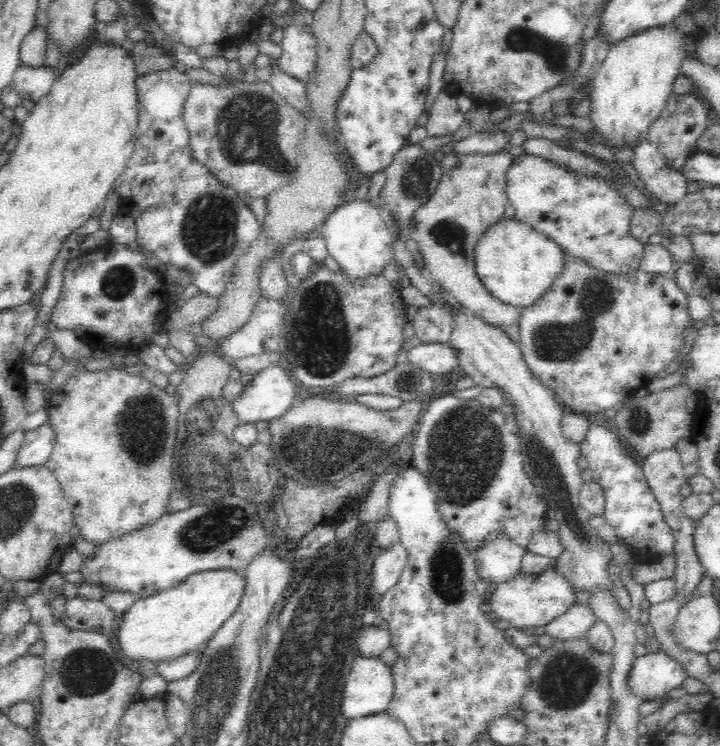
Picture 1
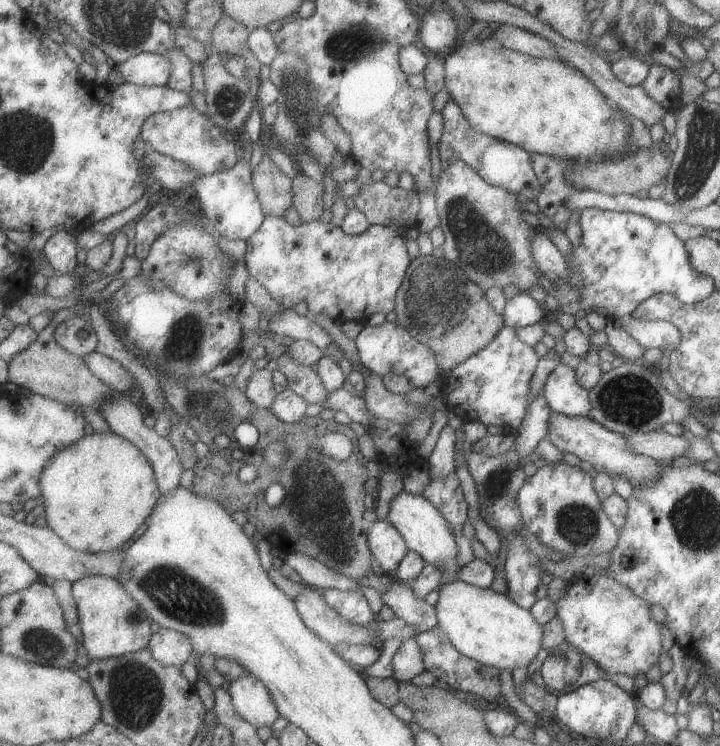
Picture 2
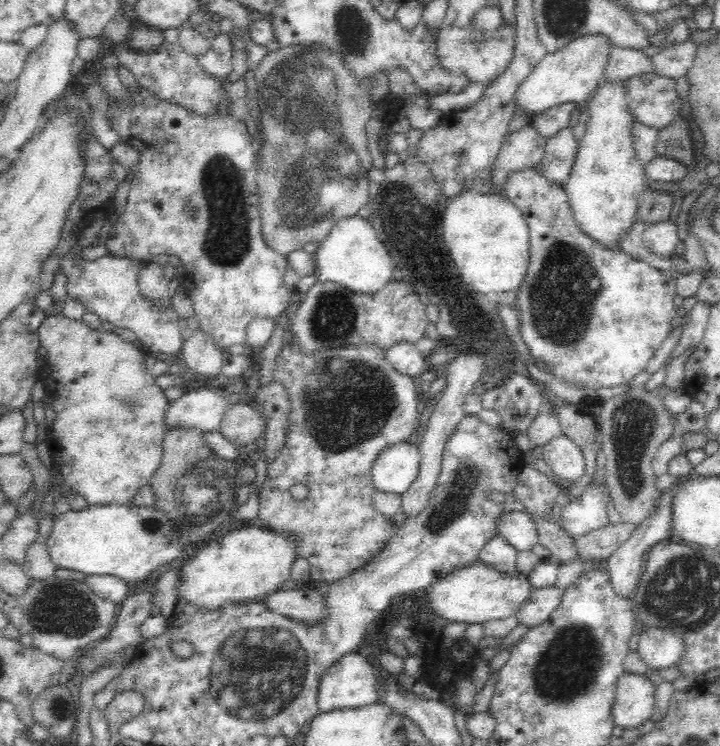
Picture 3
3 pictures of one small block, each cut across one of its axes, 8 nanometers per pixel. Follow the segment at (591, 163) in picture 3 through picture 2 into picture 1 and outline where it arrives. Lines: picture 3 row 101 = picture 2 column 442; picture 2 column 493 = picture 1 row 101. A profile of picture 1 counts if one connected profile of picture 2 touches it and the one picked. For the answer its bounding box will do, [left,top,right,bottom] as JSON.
[590,25,684,150]

